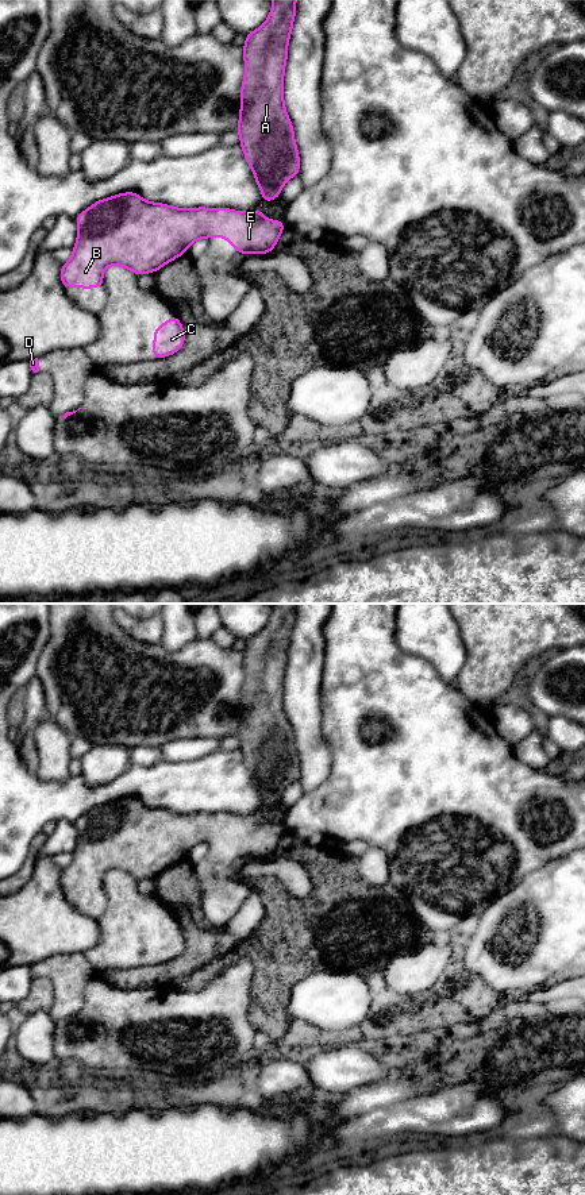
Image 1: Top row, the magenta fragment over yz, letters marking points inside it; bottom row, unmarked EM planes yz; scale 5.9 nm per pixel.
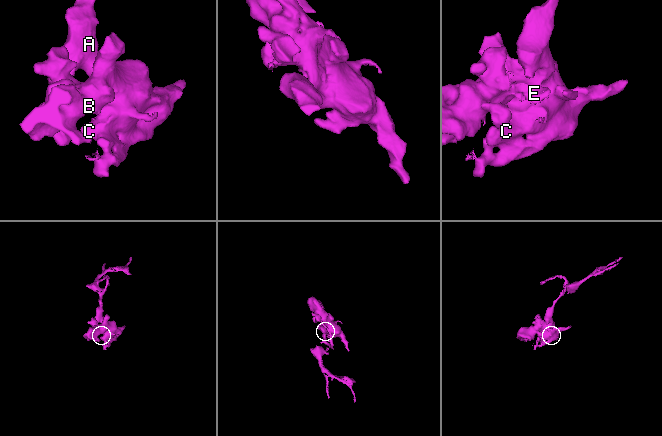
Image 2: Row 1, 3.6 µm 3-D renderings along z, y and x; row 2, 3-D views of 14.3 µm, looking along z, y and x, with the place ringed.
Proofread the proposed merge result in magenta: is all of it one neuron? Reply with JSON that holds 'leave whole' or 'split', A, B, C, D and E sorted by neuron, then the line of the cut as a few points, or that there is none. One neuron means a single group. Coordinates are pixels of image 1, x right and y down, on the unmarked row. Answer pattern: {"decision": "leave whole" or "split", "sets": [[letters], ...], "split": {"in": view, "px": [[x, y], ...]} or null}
{"decision": "leave whole", "sets": [["A", "B", "C", "D", "E"]], "split": null}

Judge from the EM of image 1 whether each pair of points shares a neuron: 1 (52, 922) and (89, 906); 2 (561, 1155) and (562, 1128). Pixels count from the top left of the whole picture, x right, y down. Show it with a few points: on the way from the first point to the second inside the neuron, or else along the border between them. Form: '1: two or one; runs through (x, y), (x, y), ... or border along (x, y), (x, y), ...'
1: two; border along (62, 894), (79, 912), (97, 922), (99, 933)
2: two; border along (549, 1133), (570, 1138)

